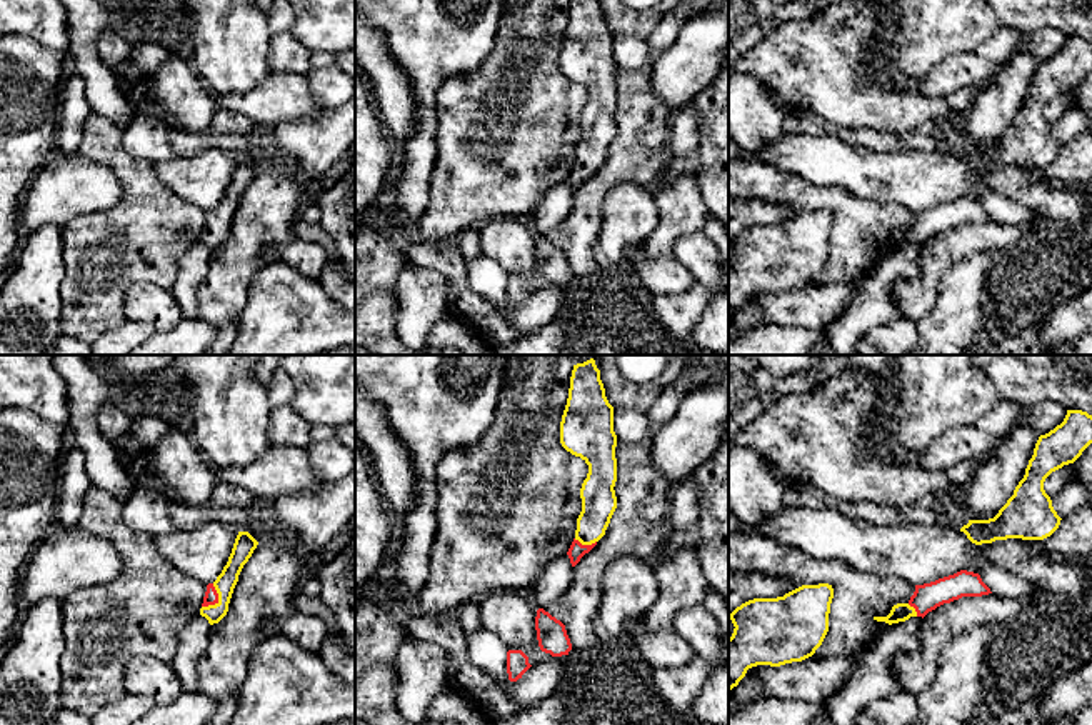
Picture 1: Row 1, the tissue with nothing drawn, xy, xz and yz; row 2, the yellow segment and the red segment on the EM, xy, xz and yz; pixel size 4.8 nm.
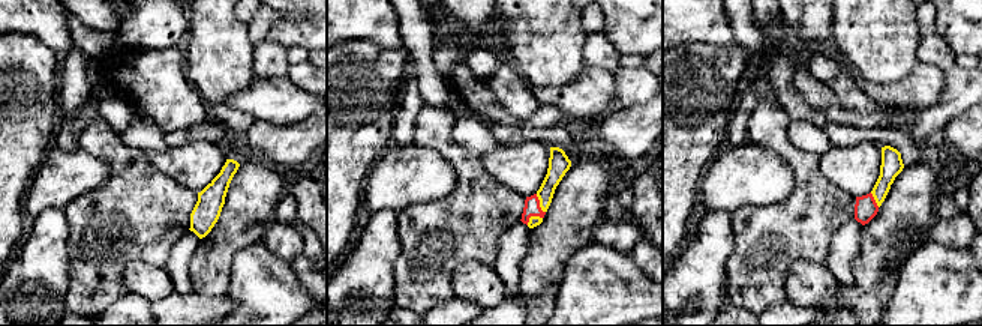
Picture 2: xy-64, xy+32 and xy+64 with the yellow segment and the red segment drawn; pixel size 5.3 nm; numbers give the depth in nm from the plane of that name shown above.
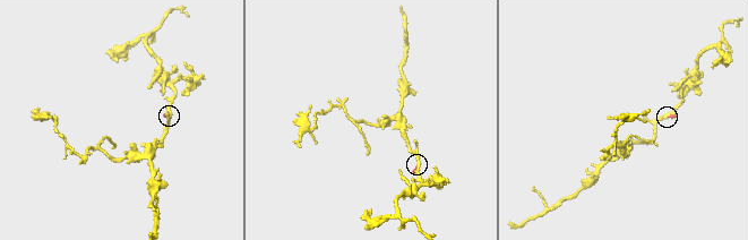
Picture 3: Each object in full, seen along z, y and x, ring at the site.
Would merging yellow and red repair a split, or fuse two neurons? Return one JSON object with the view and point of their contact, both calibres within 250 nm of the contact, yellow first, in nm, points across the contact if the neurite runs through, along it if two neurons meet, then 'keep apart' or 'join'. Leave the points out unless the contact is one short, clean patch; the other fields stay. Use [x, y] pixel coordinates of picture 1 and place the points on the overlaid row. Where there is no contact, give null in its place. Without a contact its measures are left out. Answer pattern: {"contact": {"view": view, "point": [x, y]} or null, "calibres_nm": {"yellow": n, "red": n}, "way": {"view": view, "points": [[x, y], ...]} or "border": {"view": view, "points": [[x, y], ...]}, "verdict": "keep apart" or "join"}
{"contact": {"view": "xy", "point": [219, 600]}, "calibres_nm": {"yellow": 100, "red": 70}, "way": {"view": "xy", "points": [[225, 582], [219, 600], [210, 597]]}, "verdict": "join"}

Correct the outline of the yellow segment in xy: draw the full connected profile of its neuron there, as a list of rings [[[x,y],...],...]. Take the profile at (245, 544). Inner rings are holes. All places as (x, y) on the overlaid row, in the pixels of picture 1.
[[[238,532],[227,565],[217,580],[207,585],[200,615],[205,617],[210,625],[218,623],[227,615],[238,575],[257,545],[258,542],[248,532]]]

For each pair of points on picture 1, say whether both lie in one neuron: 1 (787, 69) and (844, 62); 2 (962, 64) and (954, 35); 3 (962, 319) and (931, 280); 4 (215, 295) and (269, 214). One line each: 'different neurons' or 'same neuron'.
1: same neuron
2: different neurons
3: different neurons
4: same neuron

